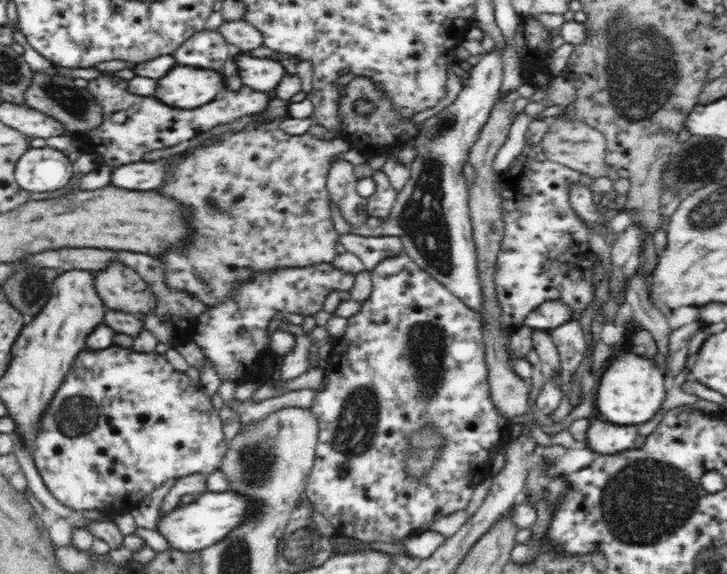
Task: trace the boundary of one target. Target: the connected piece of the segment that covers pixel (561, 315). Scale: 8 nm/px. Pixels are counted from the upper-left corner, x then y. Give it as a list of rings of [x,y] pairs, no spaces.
[[[546,301],[528,314],[522,326],[550,331],[574,319],[568,305],[560,301]]]

